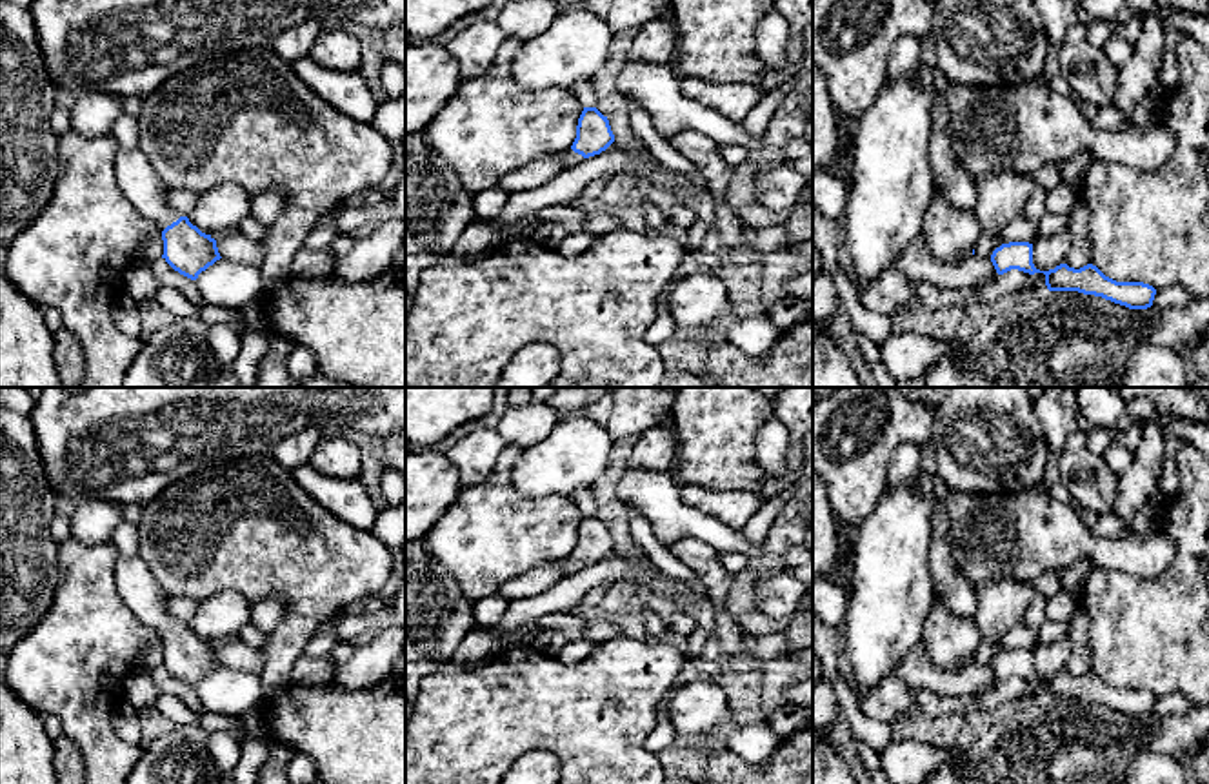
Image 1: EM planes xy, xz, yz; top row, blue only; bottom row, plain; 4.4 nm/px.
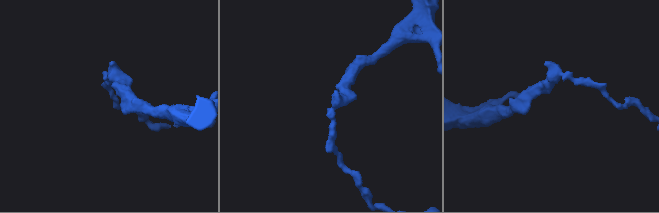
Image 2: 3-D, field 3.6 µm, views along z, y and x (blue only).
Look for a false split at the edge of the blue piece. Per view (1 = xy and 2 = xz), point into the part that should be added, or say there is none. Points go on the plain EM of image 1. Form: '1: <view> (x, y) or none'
1: xy (139, 588)
2: xz (569, 564)

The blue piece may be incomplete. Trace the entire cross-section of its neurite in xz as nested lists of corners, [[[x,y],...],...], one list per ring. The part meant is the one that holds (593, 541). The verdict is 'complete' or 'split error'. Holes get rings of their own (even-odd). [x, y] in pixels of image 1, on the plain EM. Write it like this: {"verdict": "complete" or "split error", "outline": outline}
{"verdict": "split error", "outline": [[[584,515],[576,546],[569,557],[564,558],[564,577],[580,571],[584,566],[600,562],[614,549],[607,524],[596,515]]]}

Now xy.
{"verdict": "split error", "outline": [[[140,555],[120,557],[115,568],[115,580],[122,600],[140,622],[164,637],[162,666],[175,678],[196,688],[202,678],[222,666],[211,642],[202,640],[187,624],[167,613],[167,595]]]}

